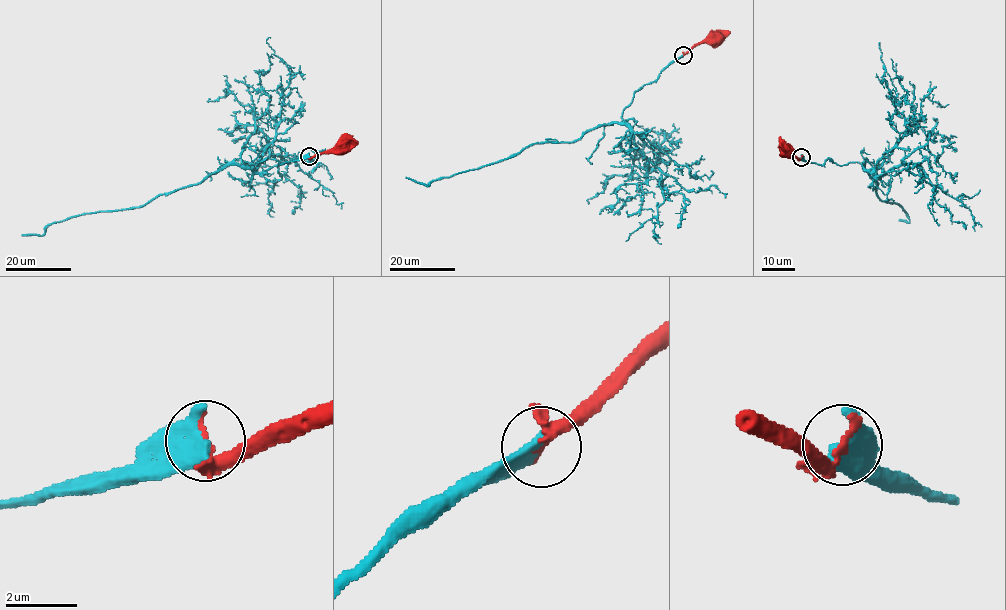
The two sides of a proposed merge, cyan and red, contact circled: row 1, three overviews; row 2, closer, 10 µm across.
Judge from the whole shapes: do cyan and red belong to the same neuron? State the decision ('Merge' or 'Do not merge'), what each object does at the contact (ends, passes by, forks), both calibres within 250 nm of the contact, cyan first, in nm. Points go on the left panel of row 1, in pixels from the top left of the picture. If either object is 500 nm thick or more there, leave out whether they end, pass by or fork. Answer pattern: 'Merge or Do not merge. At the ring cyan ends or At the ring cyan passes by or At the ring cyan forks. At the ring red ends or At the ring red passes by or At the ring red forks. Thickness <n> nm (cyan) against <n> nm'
Do not merge. At the ring cyan ends. At the ring red passes by. Thickness 480 nm (cyan) against 220 nm

